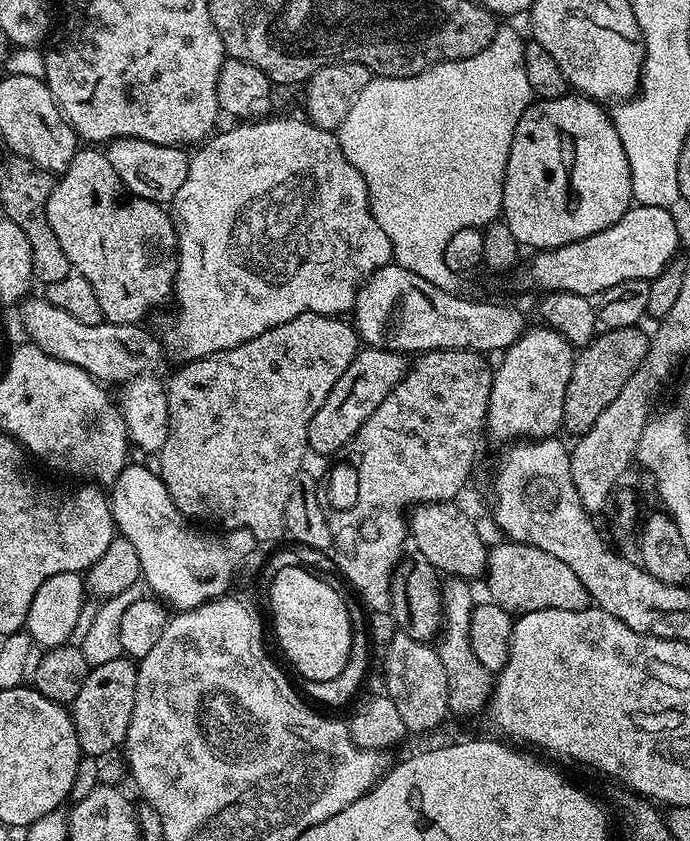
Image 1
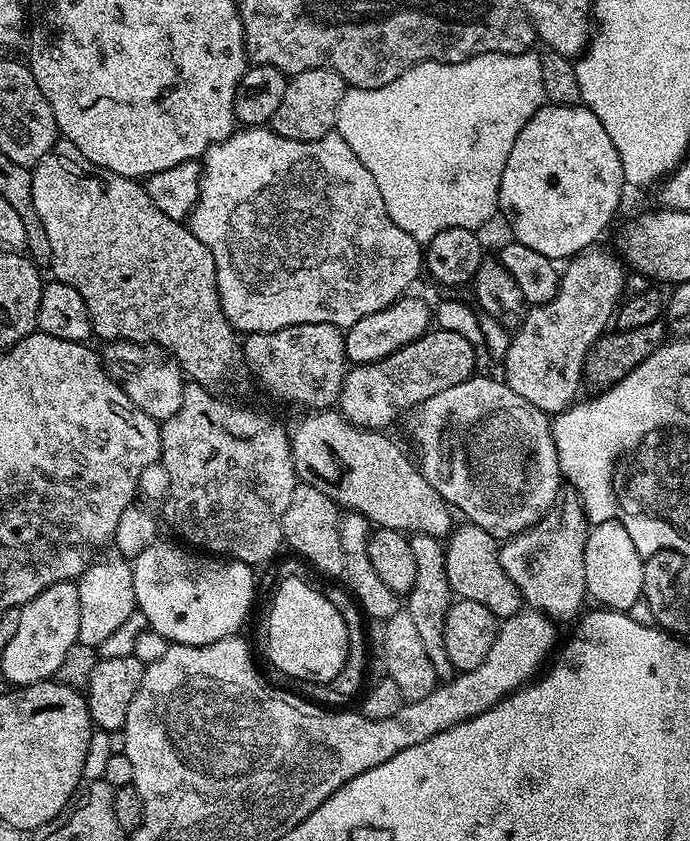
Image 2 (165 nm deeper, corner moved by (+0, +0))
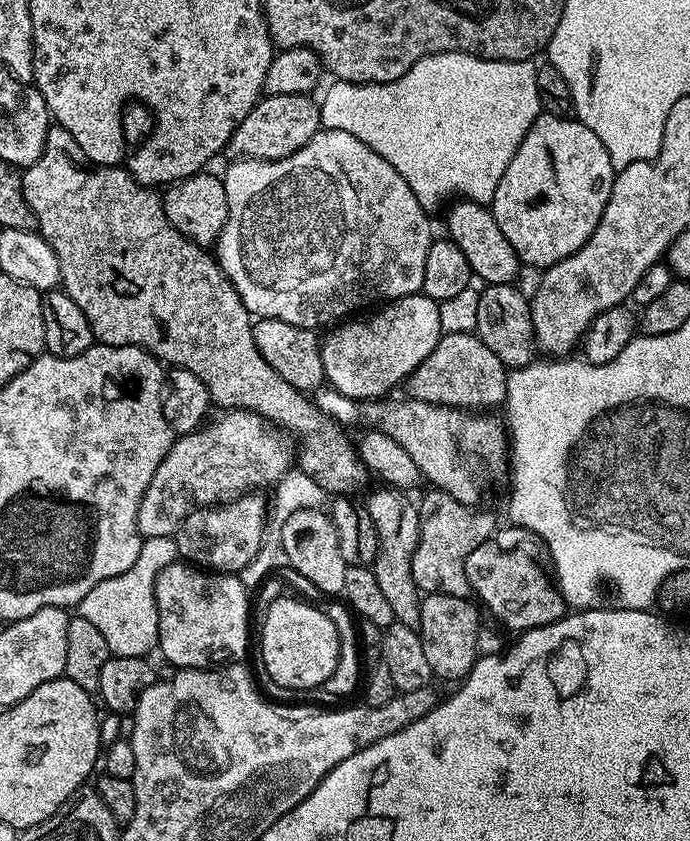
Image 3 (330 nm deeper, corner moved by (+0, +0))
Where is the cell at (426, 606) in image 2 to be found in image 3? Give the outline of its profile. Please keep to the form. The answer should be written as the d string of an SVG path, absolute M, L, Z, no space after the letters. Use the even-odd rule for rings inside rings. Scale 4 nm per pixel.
M380 486L366 499L366 507L378 530L378 554L371 564L372 573L378 578L378 587L386 597L390 610L394 610L394 621L416 628L420 623L420 602L422 593L414 582L412 559L420 537L420 509L411 500L411 495L391 486Z

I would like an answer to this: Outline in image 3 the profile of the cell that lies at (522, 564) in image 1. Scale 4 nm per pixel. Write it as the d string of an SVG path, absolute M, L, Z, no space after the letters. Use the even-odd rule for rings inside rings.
M428 490L421 500L420 537L412 559L414 582L421 593L441 592L451 596L473 595L470 582L466 578L466 558L478 546L493 539L492 531L496 528L496 520L488 512L479 512L479 507L458 502L450 494L439 490Z

